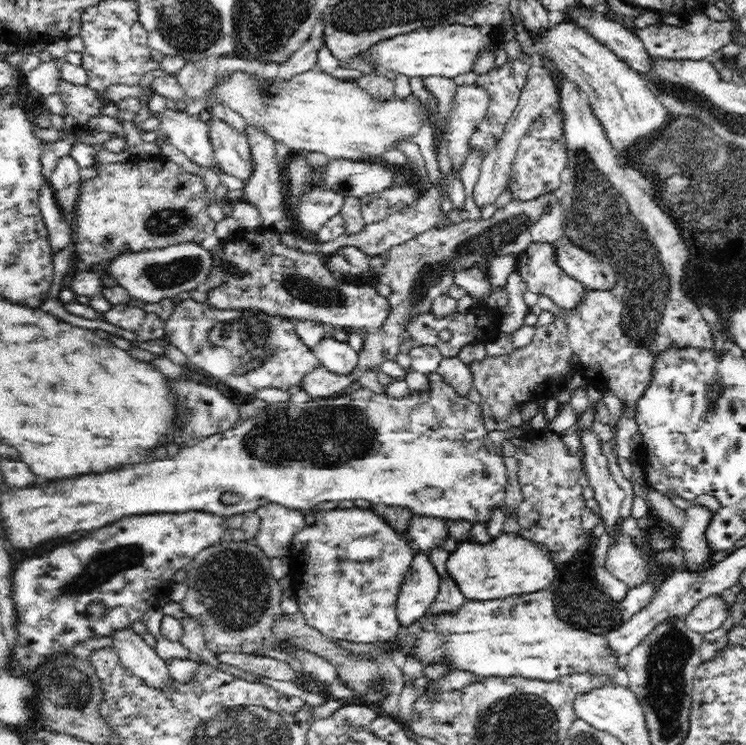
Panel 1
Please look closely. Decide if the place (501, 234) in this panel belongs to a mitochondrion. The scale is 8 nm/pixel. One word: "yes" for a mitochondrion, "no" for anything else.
yes

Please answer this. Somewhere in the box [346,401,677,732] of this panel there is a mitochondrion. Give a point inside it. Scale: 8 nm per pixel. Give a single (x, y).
(607, 612)

